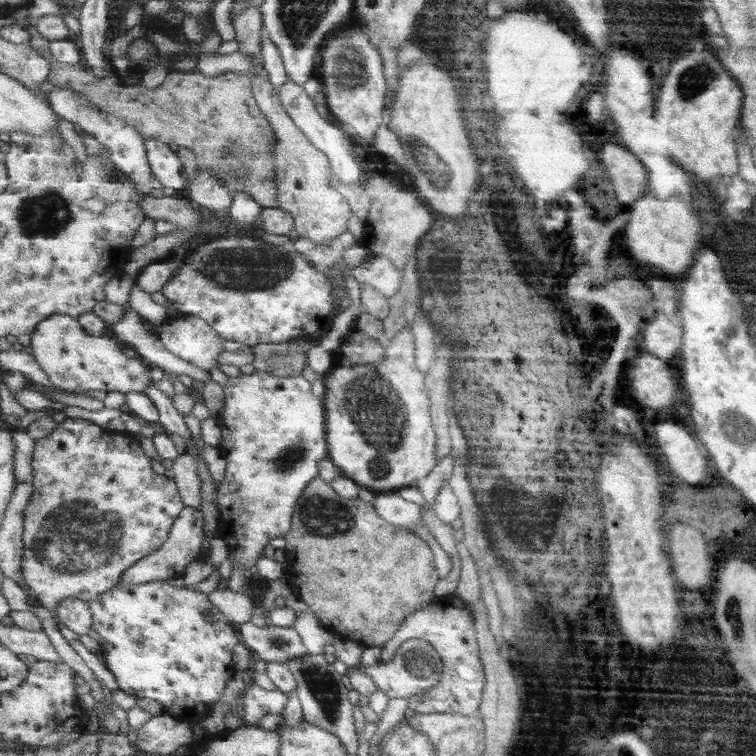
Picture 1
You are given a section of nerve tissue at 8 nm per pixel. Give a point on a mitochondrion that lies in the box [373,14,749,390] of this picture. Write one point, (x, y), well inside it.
(695, 81)

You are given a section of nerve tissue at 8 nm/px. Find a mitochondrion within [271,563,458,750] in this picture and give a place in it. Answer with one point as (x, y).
(324, 689)

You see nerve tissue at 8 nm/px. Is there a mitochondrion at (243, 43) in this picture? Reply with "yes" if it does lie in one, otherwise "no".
no

